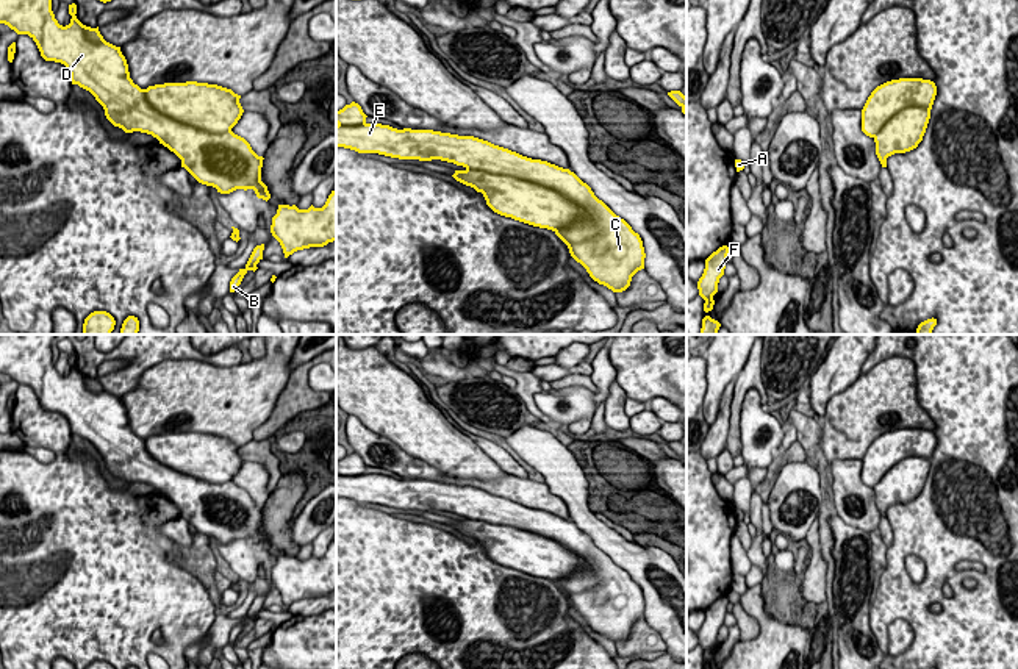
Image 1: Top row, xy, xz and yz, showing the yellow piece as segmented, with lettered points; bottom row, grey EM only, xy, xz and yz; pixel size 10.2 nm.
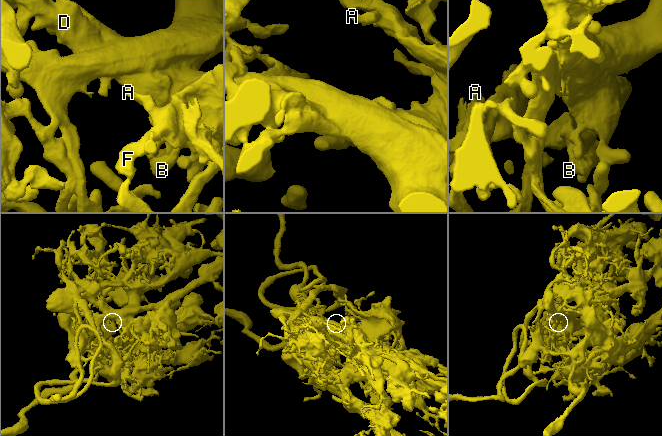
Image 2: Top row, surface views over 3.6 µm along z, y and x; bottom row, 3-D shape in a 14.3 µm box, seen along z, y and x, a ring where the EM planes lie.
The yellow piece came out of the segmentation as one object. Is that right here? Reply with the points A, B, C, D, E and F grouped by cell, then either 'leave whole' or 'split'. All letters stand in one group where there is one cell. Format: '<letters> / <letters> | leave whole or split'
A B D F / C E | split

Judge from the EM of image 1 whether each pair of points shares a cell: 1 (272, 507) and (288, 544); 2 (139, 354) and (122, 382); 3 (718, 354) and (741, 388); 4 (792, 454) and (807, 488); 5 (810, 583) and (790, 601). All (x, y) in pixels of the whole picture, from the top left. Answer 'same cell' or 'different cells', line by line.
1: same cell
2: same cell
3: different cells
4: different cells
5: different cells

